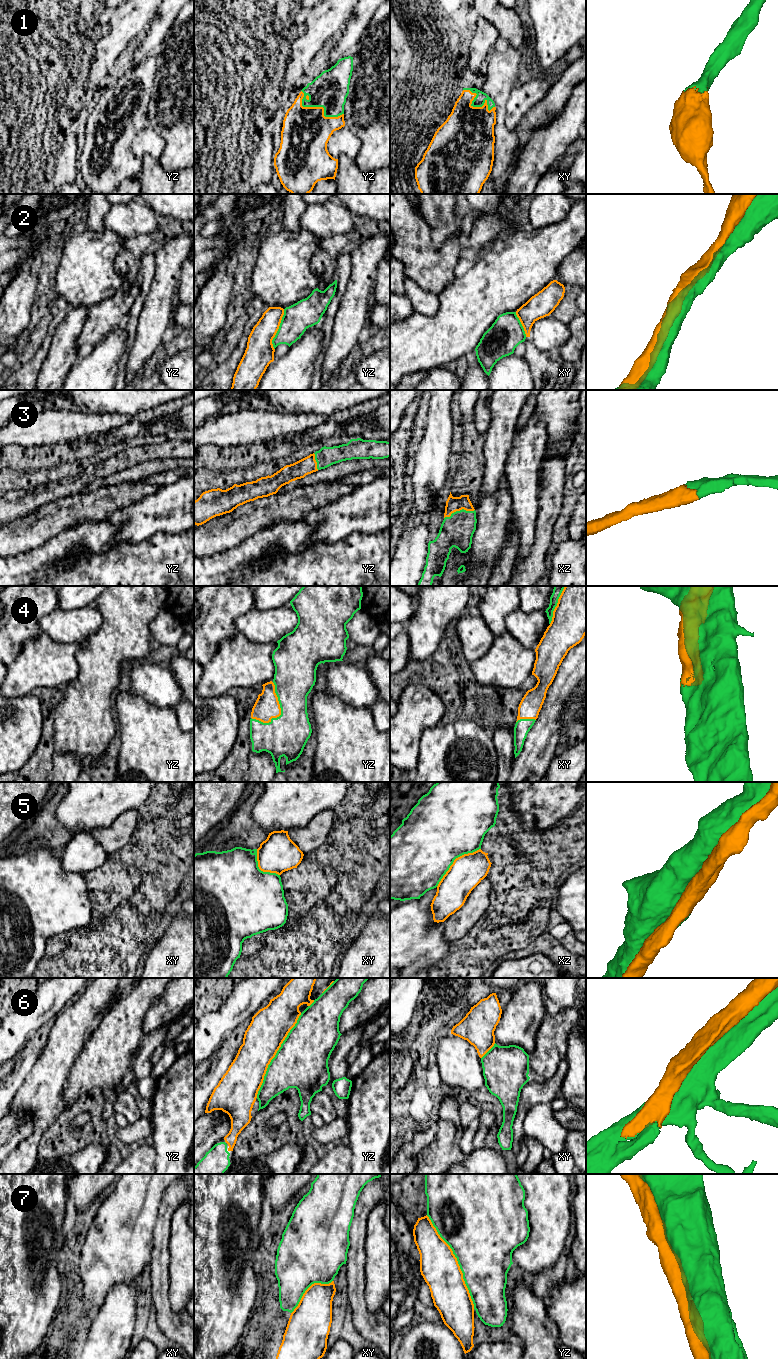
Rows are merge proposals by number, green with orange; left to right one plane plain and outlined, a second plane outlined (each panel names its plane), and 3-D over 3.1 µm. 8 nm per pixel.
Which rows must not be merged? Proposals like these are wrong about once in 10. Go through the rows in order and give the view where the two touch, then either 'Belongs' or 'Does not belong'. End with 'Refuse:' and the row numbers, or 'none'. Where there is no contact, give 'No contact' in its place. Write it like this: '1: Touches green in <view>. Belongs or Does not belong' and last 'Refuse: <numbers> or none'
1: Touches green in yz. Belongs
2: Touches green in yz. Belongs
3: Touches green in xz. Belongs
4: Touches green in yz. Belongs
5: Touches green in xz. Belongs
6: Touches green in yz. Belongs
7: Touches green in yz. Belongs
Refuse: none

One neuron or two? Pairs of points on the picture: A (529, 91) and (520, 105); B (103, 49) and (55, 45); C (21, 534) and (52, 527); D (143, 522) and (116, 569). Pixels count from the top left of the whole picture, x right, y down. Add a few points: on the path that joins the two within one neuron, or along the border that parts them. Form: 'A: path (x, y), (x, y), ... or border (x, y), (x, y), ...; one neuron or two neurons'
A: path (529, 95), (524, 101); one neuron
B: border (107, 30), (96, 43), (95, 58), (88, 71); two neurons
C: path (29, 531), (44, 527); one neuron
D: border (153, 534), (137, 543), (121, 543), (112, 547); two neurons

